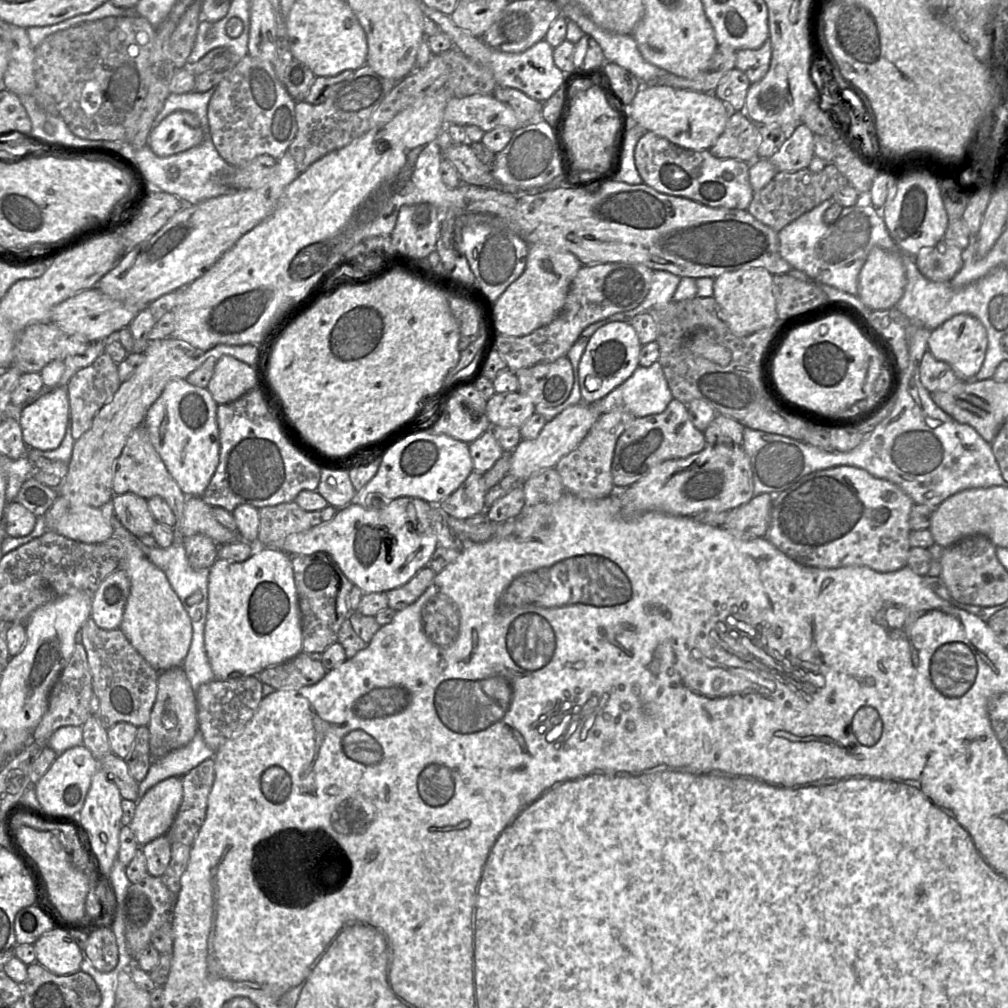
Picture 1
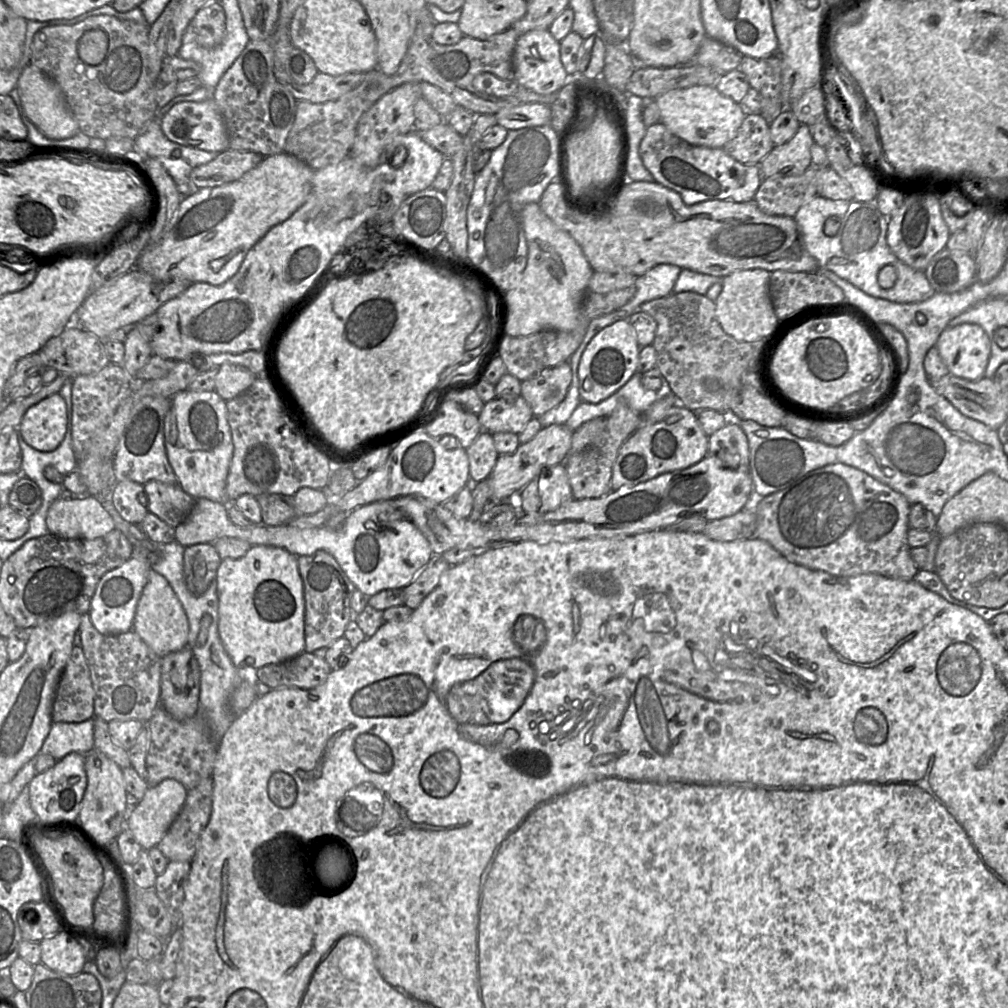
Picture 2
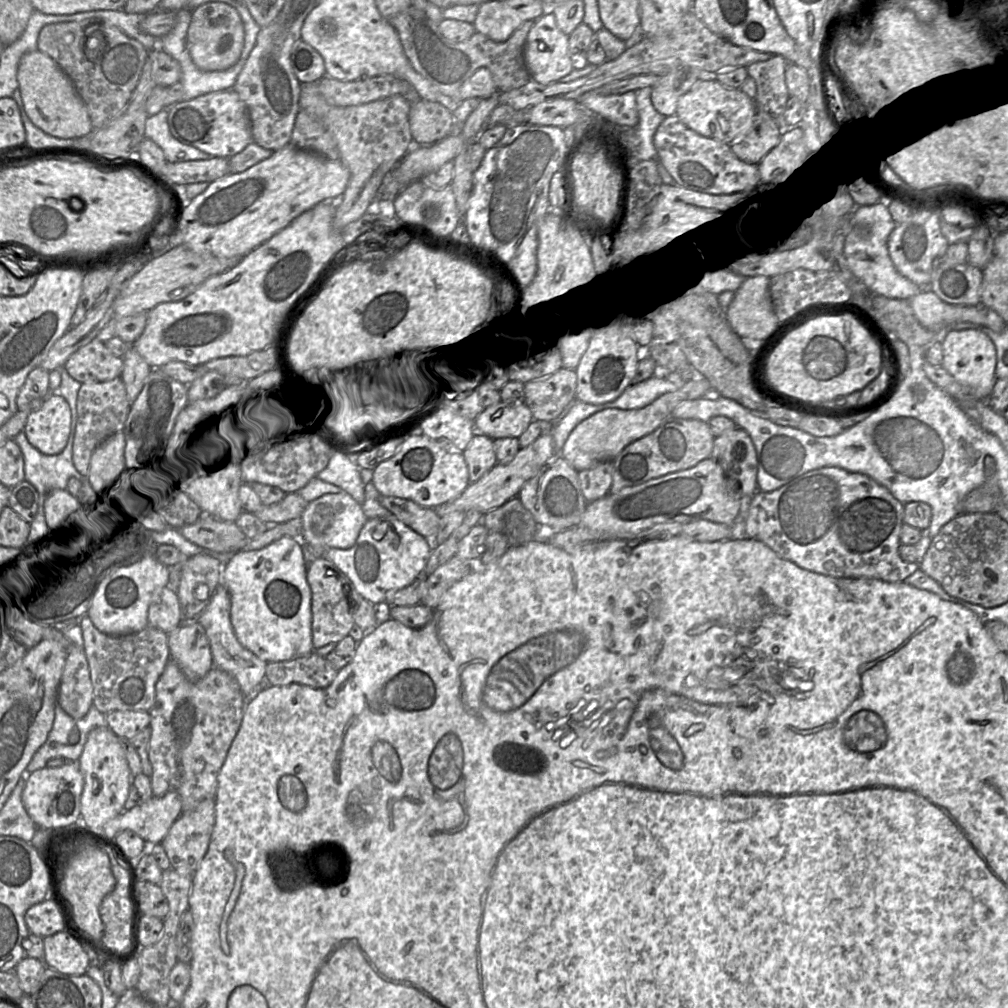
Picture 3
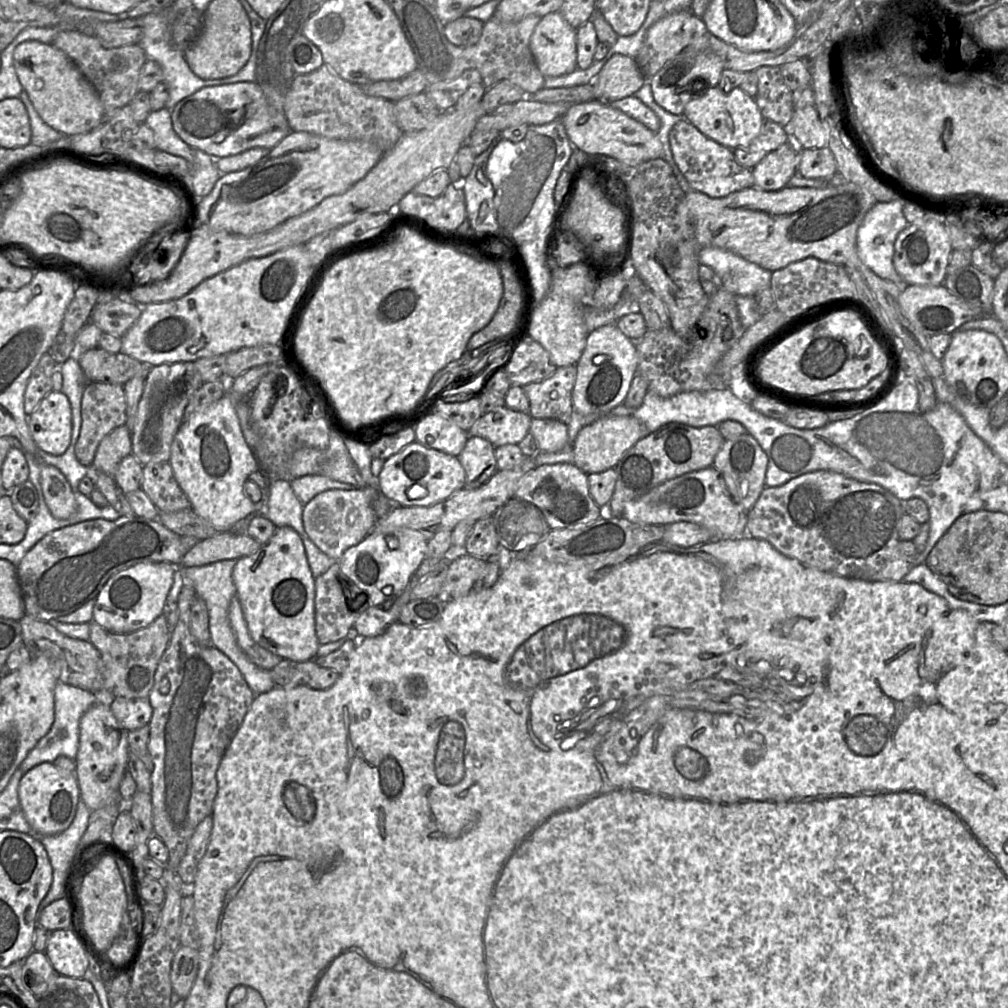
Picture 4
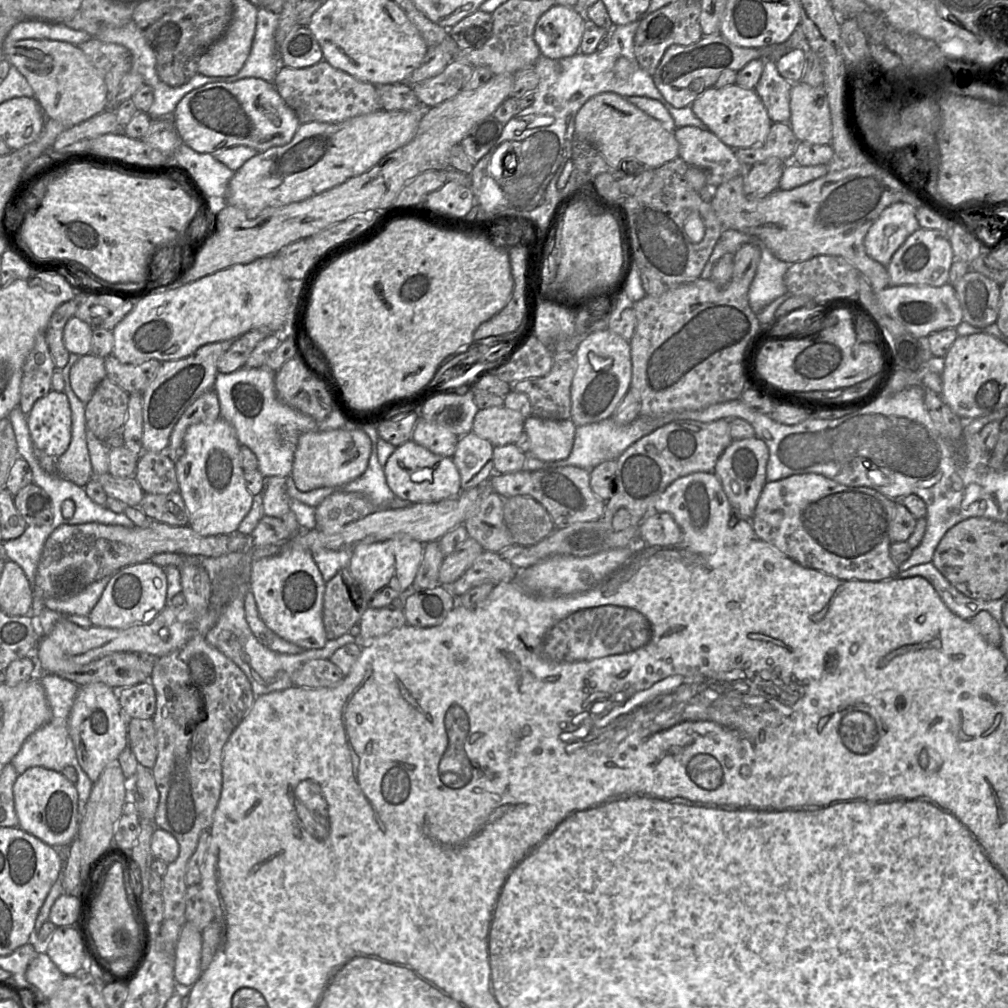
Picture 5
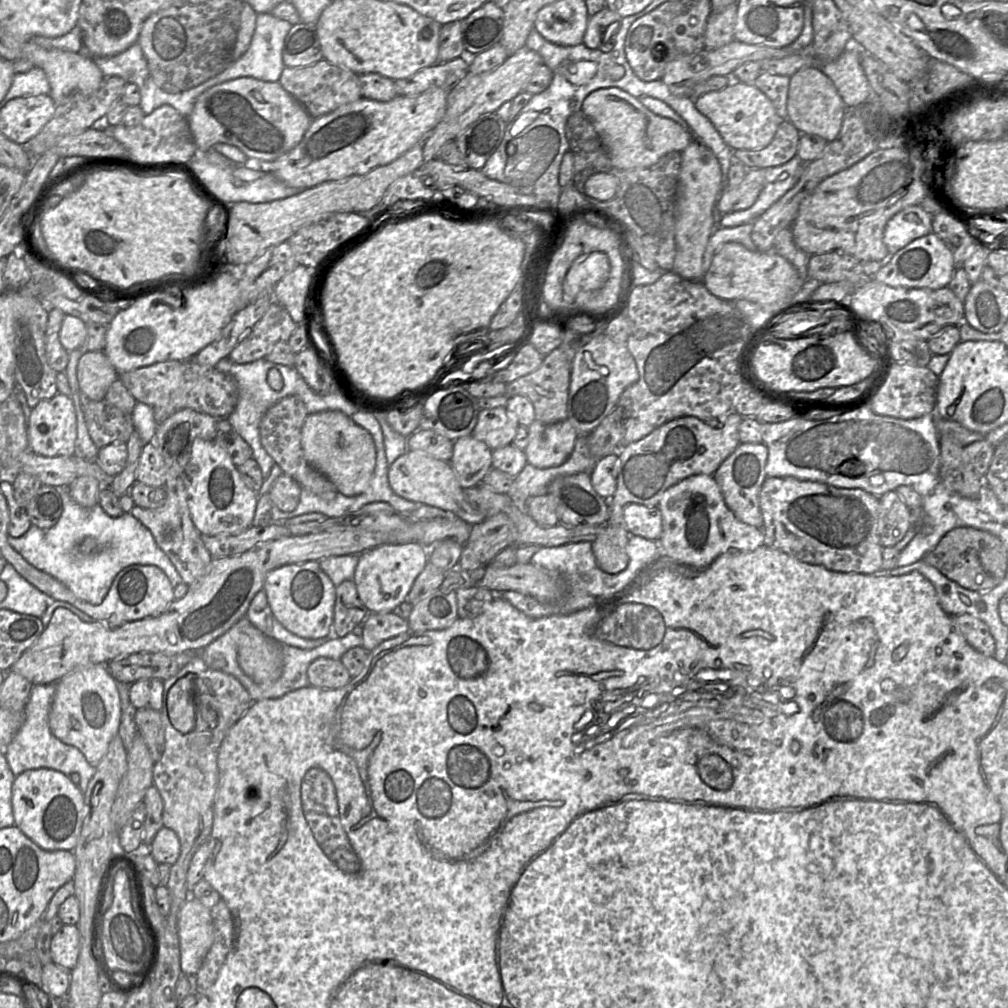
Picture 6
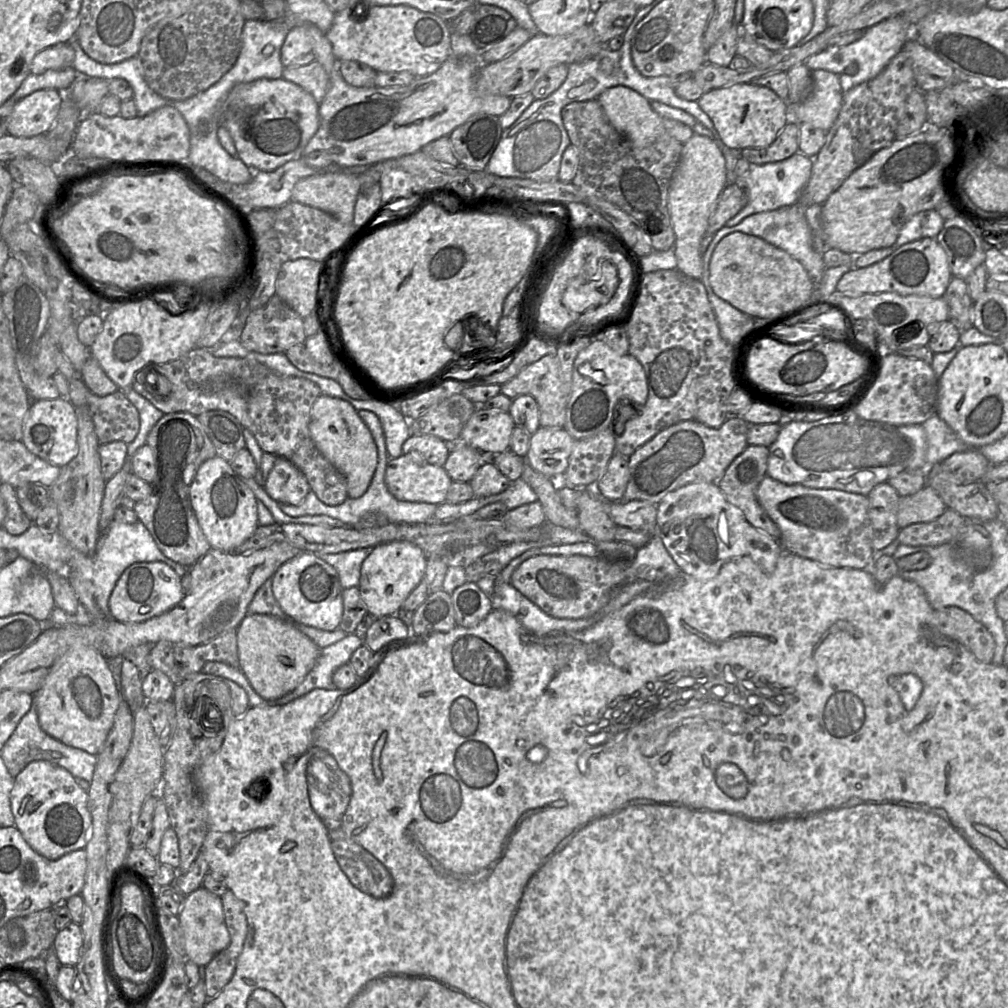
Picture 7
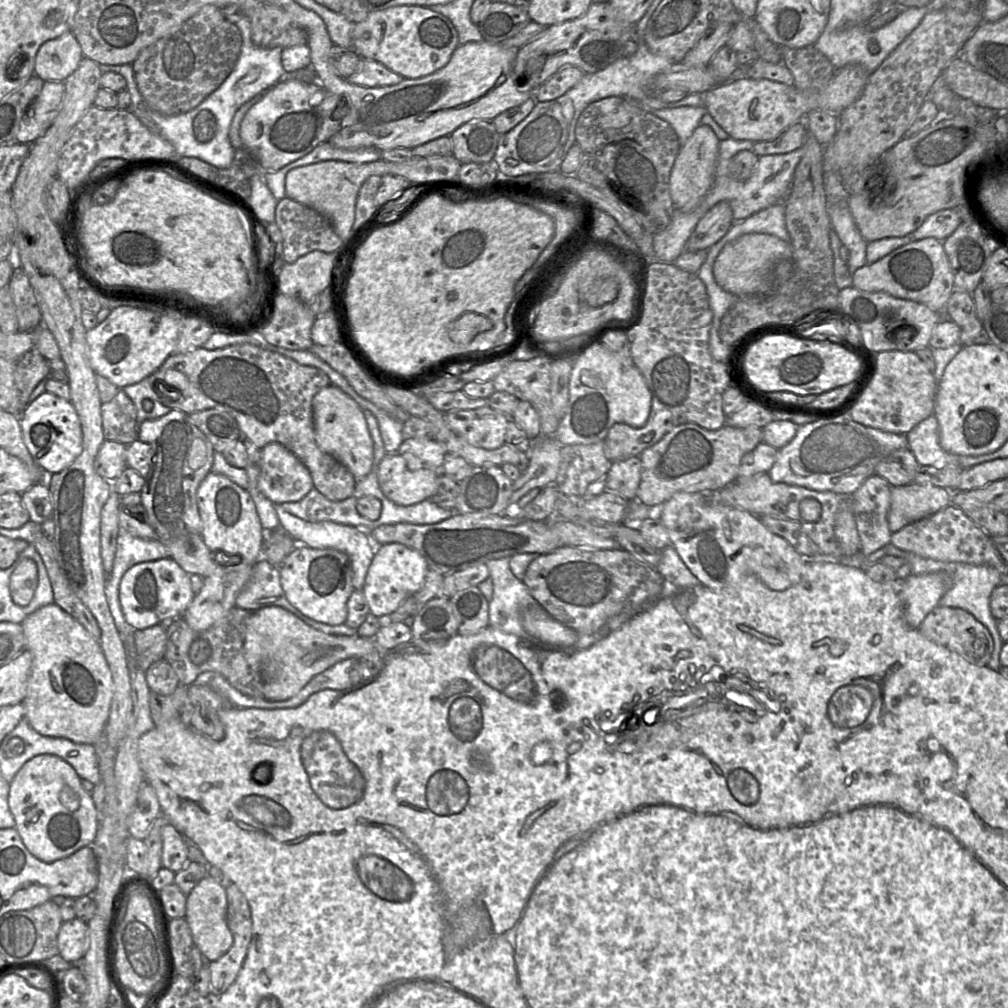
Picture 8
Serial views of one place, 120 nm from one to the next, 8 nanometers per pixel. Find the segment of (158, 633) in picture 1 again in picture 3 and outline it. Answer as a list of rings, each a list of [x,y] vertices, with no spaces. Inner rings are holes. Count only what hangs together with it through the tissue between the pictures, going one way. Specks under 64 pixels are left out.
[[[166,586],[149,606],[148,626],[158,628],[168,634],[181,623],[181,607],[178,596]]]

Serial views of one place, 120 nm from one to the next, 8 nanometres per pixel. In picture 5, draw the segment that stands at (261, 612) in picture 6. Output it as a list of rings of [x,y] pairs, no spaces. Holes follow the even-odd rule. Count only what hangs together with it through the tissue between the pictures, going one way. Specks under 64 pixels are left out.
[[[249,591],[244,599],[246,621],[258,641],[267,648],[282,654],[298,654],[305,649],[288,642],[270,630],[259,616],[255,598]]]

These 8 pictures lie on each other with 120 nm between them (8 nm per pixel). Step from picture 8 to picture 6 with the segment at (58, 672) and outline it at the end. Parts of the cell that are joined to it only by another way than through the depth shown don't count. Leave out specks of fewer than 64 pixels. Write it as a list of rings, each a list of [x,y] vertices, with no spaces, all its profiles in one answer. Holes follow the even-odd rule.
[[[105,664],[78,667],[56,682],[56,692],[49,712],[50,730],[63,743],[79,749],[91,766],[98,766],[109,743],[118,735],[120,720],[118,683]]]

